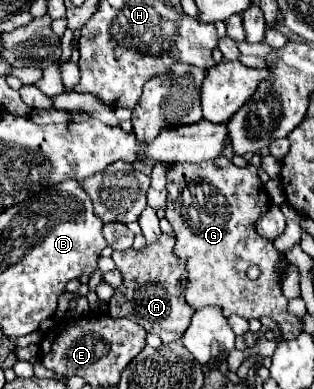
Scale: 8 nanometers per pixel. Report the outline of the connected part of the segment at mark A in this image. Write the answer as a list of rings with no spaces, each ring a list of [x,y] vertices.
[[[161,234],[157,242],[147,244],[141,250],[129,248],[125,252],[113,252],[113,262],[123,274],[123,284],[115,290],[107,308],[111,318],[129,318],[141,324],[147,334],[157,334],[165,344],[181,340],[195,312],[183,296],[185,264],[181,264],[181,260],[173,254],[173,244],[173,234]]]

